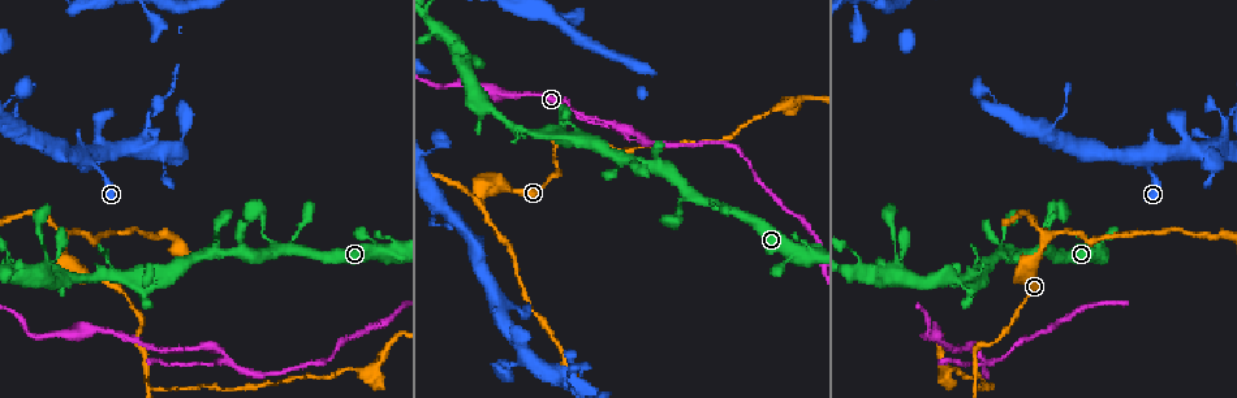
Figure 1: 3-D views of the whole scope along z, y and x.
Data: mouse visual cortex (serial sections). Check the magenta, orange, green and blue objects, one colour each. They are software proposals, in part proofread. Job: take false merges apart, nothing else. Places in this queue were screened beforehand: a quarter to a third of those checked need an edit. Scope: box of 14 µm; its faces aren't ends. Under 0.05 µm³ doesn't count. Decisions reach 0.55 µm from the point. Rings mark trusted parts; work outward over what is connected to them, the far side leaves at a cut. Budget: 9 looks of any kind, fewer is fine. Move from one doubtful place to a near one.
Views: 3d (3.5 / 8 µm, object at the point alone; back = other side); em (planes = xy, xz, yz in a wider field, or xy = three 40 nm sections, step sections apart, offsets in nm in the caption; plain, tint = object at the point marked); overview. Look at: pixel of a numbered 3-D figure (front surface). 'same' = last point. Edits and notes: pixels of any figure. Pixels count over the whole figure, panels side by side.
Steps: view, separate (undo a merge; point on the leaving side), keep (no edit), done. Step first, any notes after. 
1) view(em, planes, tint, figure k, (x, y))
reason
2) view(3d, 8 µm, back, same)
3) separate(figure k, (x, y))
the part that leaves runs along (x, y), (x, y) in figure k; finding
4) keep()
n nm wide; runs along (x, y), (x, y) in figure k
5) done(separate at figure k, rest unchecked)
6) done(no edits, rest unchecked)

view(3d, 3.5 µm, back, figure 1, (1045, 243))
a fork

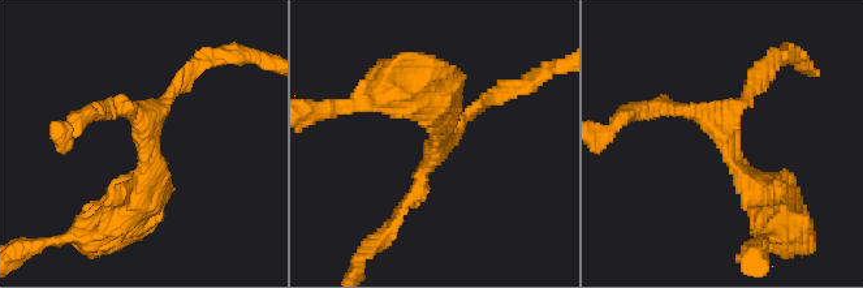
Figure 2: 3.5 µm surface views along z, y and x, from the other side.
view(em, xy, step 2, tint, figure 2, (142, 137))
3 arms; arms of 150, 200, 400 nm

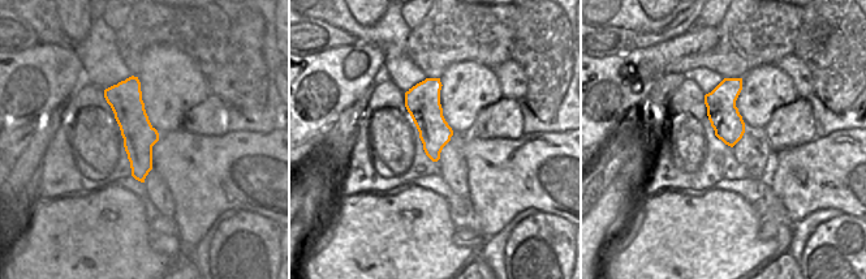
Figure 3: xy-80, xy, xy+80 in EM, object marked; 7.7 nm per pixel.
keep()
runs along (773, 203), (704, 115), (660, 107) in figure 2; continuous, no second cell

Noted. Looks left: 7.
view(3d, 3.5 µm, figure 1, (226, 357))

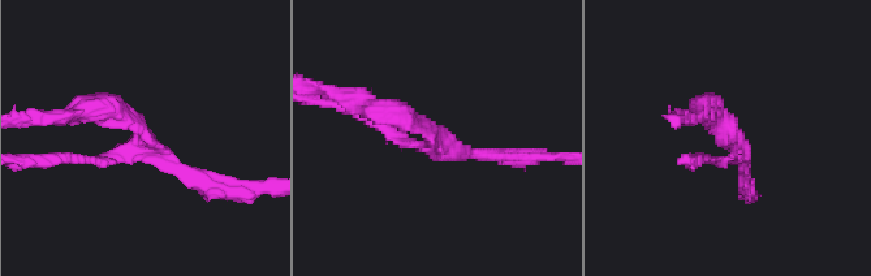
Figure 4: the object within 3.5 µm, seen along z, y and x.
view(em, xy, step 5, tint, figure 4, (439, 148))
3 arms; arms of 150, 150, 300 nm

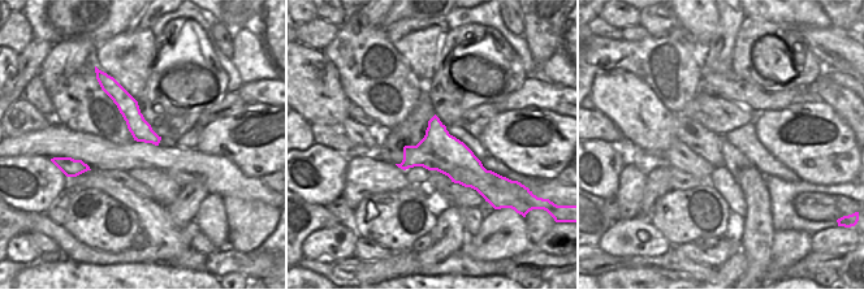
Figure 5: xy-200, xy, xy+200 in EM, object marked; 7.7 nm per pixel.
keep()
320 nm wide; runs along (109, 90), (155, 141) in figure 5; continuous, no second cell

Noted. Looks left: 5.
view(3d, 3.5 µm, figure 1, (975, 384))
thick turns thin

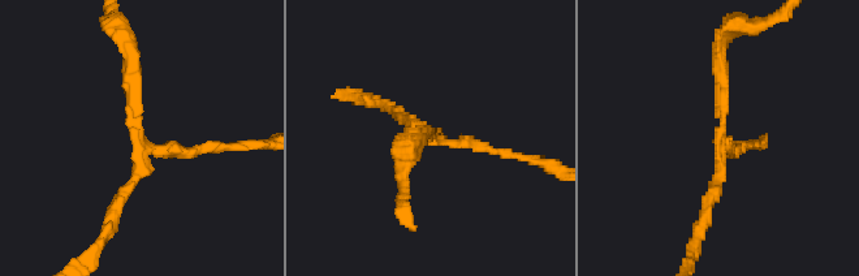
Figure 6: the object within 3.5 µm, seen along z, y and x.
view(em, planes, tint, figure 6, (136, 136))
shape alone is not enough

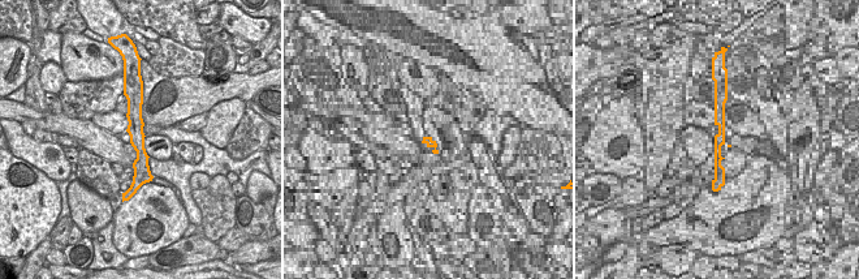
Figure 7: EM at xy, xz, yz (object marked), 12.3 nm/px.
separate(figure 6, (195, 150))
the part that leaves runs along (150, 150), (266, 146) in figure 6; a second cell is stuck on

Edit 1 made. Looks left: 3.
done(separate at figure 6, rest unchecked)

